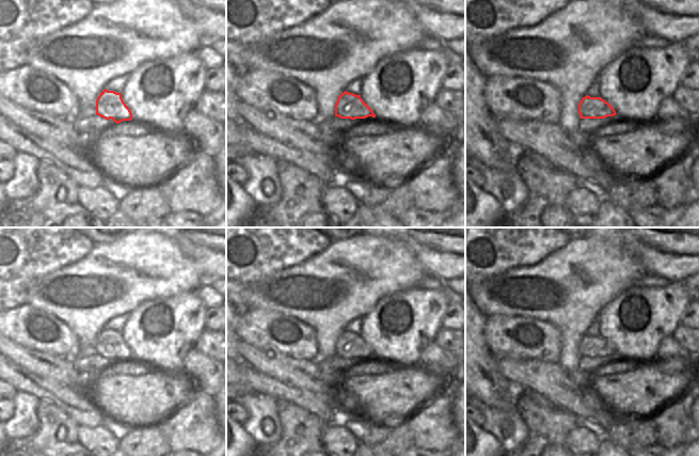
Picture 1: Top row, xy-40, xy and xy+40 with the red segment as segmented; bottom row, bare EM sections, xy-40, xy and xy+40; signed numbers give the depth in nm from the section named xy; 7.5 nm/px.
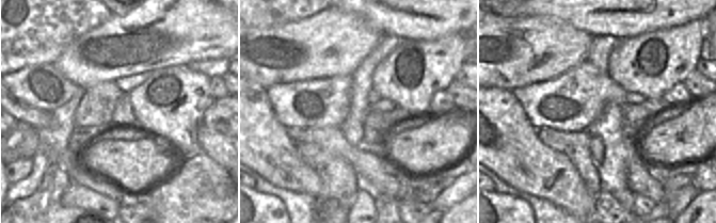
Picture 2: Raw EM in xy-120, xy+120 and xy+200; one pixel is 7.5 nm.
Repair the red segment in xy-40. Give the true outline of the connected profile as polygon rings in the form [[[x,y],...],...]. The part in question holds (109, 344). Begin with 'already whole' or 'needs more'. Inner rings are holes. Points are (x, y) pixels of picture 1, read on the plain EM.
already whole; [[[104,329],[96,340],[96,353],[106,358],[112,358],[116,363],[123,360],[131,360],[132,352],[122,337],[122,332]]]

